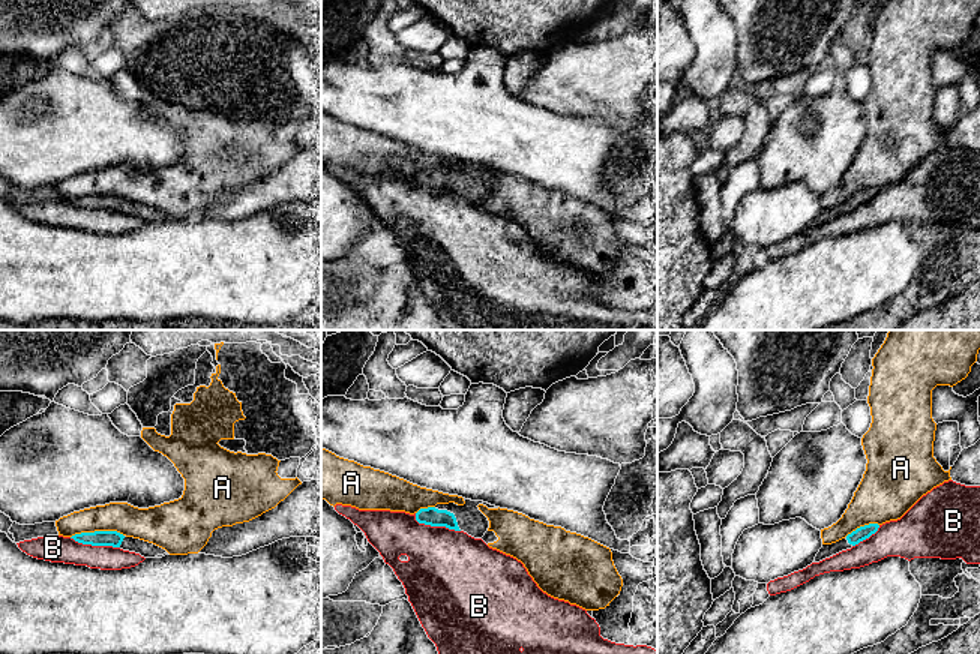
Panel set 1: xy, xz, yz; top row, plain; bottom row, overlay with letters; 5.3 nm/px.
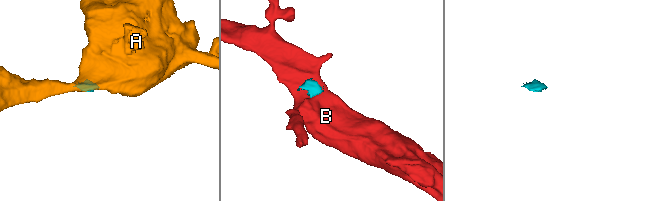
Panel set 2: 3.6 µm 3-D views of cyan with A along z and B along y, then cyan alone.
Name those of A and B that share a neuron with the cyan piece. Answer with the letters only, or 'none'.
none

